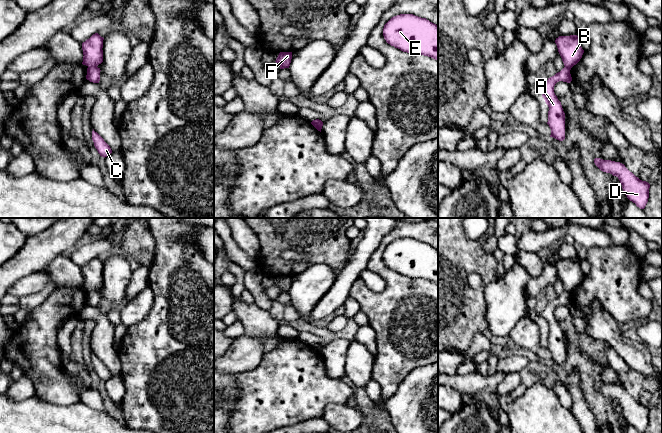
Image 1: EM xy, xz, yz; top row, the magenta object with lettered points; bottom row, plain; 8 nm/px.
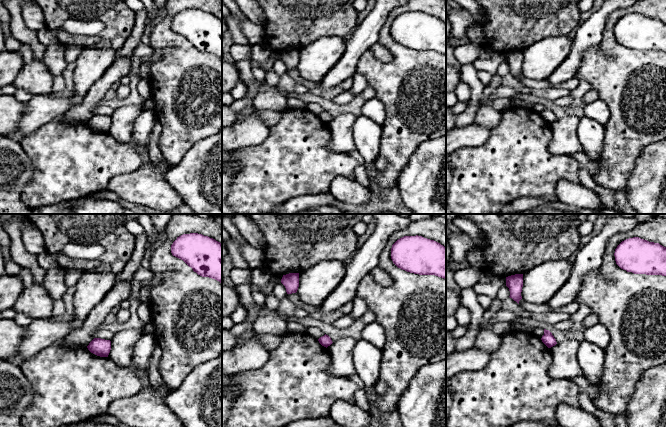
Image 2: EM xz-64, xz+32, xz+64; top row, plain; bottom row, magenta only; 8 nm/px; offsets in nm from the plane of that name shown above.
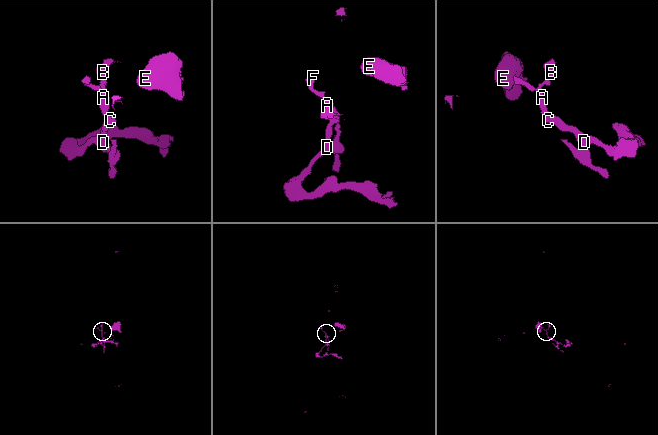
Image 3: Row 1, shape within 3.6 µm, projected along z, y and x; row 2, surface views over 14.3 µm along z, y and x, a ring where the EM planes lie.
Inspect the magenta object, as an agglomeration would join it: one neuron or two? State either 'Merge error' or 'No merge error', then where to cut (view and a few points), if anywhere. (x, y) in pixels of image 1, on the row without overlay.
Merge error. Split along xy (88, 290), (96, 291)

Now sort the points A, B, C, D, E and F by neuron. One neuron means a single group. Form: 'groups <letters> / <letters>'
groups A C D F / B E

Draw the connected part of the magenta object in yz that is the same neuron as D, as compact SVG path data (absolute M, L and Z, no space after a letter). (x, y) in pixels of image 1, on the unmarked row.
M595 382L594 387L601 395L616 400L627 422L640 433L645 432L649 422L648 406L640 404L620 386Z

